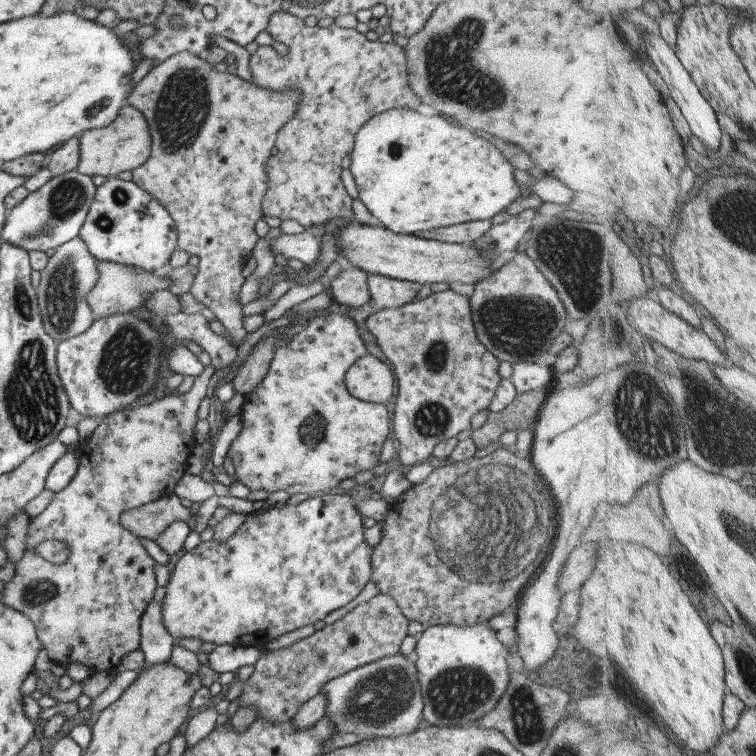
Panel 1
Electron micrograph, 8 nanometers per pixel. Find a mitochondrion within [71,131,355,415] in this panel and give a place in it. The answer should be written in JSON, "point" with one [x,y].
{"point":[129,355]}

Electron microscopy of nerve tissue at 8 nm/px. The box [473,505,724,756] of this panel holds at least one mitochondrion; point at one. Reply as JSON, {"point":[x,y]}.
{"point":[526,721]}

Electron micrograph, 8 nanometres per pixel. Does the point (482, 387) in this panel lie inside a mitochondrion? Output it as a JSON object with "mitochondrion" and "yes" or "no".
{"mitochondrion":"no"}

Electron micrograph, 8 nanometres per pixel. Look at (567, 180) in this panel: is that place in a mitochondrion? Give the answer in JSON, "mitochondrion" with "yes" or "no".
{"mitochondrion":"no"}

